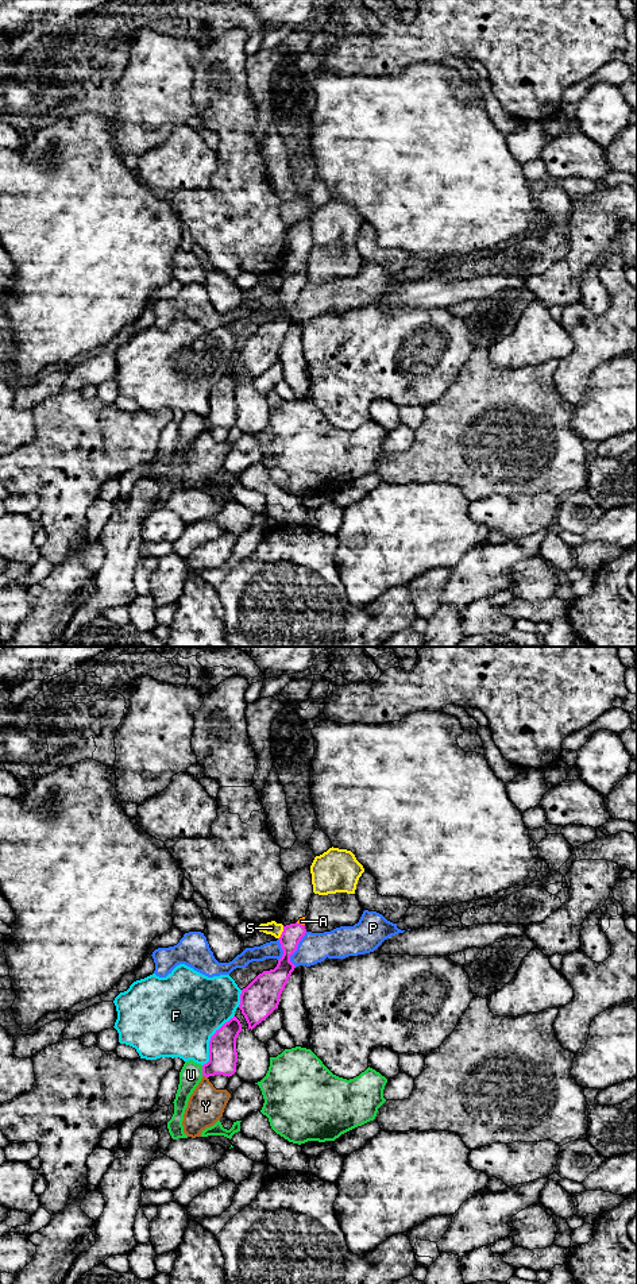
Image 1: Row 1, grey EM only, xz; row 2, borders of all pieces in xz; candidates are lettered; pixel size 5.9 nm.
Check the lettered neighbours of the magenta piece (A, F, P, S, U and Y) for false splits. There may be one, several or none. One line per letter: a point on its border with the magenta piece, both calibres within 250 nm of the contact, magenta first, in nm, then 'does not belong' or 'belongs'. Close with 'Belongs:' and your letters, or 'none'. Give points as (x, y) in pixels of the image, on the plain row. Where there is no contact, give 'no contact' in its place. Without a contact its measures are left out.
A: meets magenta in xz at (300, 276); 120 nm thick on the magenta side, 40 nm on the other; belongs
F: meets magenta in xz at (211, 392); 170 nm thick on the magenta side, 480 nm on the other; does not belong
P: meets magenta in xz at (296, 301); 160 nm thick on the magenta side, 180 nm on the other; does not belong
S: meets magenta in xz at (282, 285); 120 nm thick on the magenta side, 80 nm on the other; does not belong
U: meets magenta in xz at (203, 423); 170 nm thick on the magenta side, 140 nm on the other; does not belong
Y: meets magenta in xz at (205, 428); 170 nm thick on the magenta side, 220 nm on the other; does not belong
Belongs: A

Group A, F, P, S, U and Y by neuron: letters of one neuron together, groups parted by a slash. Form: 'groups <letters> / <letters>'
groups A / F / P / S / U / Y

